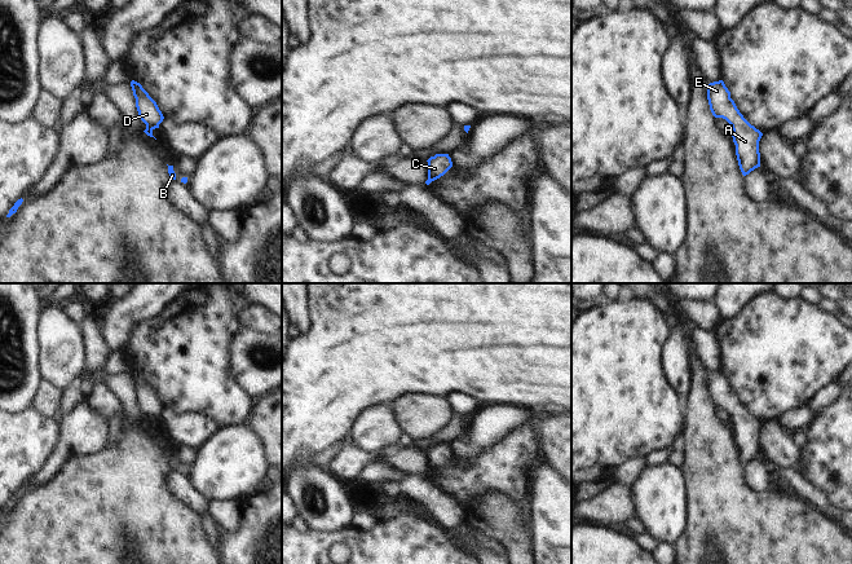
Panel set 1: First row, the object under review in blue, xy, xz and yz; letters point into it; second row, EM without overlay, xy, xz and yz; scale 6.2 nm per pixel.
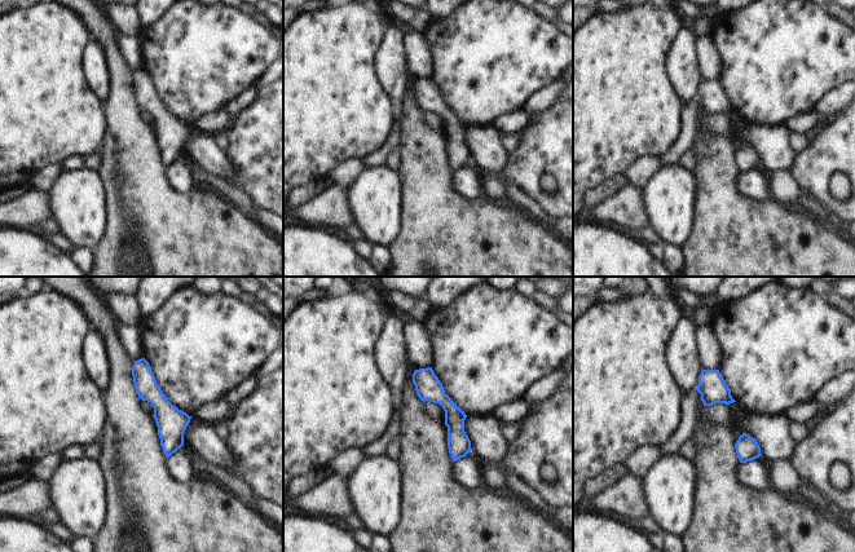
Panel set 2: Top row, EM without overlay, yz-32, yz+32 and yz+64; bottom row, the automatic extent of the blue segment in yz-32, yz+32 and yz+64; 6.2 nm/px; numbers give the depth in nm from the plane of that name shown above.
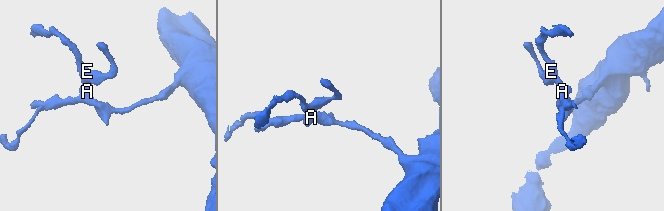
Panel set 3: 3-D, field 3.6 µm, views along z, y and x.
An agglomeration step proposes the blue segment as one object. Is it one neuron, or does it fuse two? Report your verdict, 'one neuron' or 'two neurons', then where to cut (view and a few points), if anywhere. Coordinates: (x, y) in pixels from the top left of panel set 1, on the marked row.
one neuron | no cut

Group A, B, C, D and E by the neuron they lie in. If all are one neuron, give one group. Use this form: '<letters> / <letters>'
A B C D E

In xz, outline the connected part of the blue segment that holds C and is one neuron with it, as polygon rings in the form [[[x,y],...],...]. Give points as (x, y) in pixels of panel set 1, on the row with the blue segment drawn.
[[[436,154],[434,157],[431,157],[427,162],[428,162],[428,180],[425,181],[427,185],[443,176],[453,167],[453,162],[449,154]]]

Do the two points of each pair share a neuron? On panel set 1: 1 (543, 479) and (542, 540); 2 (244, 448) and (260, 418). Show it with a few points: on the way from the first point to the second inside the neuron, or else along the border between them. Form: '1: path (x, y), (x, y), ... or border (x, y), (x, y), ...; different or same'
1: path (543, 494), (543, 524); same
2: border (246, 424), (256, 436), (265, 461); different

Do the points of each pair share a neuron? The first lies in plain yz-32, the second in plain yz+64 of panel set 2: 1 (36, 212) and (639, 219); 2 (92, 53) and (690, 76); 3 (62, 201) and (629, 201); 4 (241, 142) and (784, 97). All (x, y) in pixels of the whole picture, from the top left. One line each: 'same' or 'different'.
1: same
2: same
3: different
4: different

